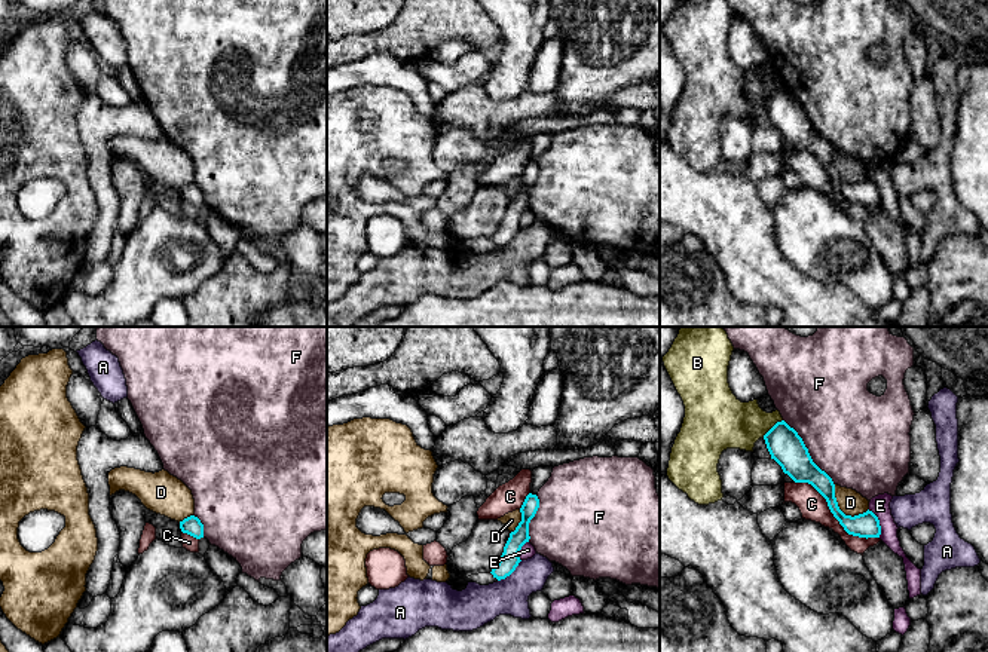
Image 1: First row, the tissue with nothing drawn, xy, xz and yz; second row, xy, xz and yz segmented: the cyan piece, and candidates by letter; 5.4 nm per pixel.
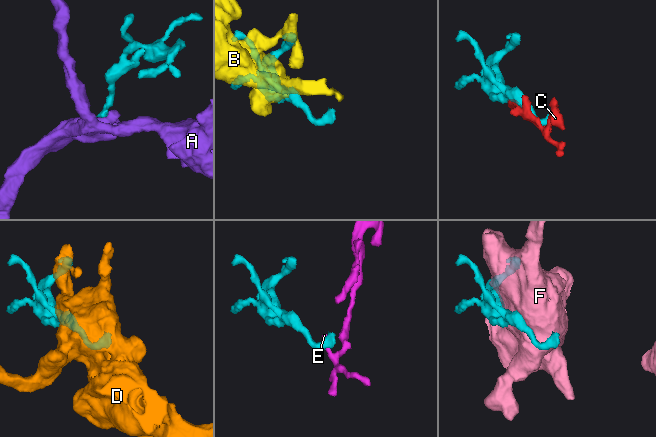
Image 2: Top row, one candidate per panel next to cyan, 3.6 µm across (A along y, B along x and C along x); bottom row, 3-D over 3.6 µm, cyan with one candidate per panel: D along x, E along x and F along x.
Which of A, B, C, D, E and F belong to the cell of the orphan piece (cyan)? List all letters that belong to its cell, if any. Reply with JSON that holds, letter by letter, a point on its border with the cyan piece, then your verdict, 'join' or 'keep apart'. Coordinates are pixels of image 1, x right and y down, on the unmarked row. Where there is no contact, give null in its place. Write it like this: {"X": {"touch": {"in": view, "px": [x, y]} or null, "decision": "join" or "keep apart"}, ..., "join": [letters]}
{"A": {"touch": {"in": "xz", "px": [510, 241]}, "decision": "keep apart"}, "B": {"touch": {"in": "yz", "px": [771, 95]}, "decision": "keep apart"}, "C": {"touch": {"in": "yz", "px": [834, 183]}, "decision": "keep apart"}, "D": {"touch": {"in": "yz", "px": [841, 178]}, "decision": "keep apart"}, "E": {"touch": {"in": "yz", "px": [878, 190]}, "decision": "keep apart"}, "F": {"touch": {"in": "yz", "px": [807, 119]}, "decision": "keep apart"}, "join": []}

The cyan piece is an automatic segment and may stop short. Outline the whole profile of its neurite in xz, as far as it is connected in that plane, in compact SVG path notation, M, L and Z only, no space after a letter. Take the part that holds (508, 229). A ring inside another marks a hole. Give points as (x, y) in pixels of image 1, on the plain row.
M529 160L520 175L521 189L516 195L514 199L510 201L510 205L504 214L504 220L498 229L498 232L492 236L490 241L478 241L465 245L467 250L477 250L480 252L489 252L505 247L510 244L519 230L521 229L519 220L521 214L529 209L529 190L535 184L539 175L539 166L536 162Z

